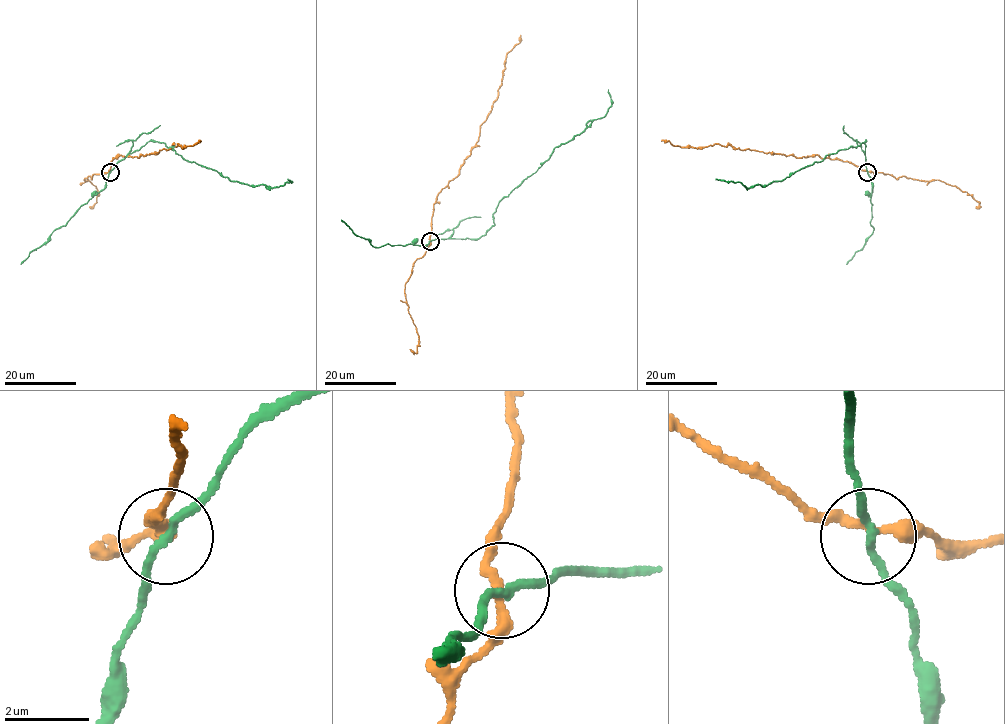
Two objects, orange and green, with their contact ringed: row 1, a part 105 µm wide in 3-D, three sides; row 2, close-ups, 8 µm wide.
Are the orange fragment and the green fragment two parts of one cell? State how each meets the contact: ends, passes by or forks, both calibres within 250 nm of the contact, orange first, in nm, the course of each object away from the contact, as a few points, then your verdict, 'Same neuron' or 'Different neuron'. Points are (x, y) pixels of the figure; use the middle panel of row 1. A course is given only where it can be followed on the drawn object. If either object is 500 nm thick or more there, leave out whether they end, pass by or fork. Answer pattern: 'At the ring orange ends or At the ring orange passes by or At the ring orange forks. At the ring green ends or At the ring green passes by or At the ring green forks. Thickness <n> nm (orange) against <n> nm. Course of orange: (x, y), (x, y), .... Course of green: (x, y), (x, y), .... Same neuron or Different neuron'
At the ring orange passes by. At the ring green passes by. Thickness 240 nm (orange) against 180 nm. Course of orange: (430, 240), (437, 194), (458, 175), (475, 146), (480, 125), (498, 94), (506, 55), (520, 42), (521, 35). Course of green: (430, 240), (483, 236), (494, 224), (498, 203), (556, 147), (606, 114), (611, 106), (608, 89). Different neuron

